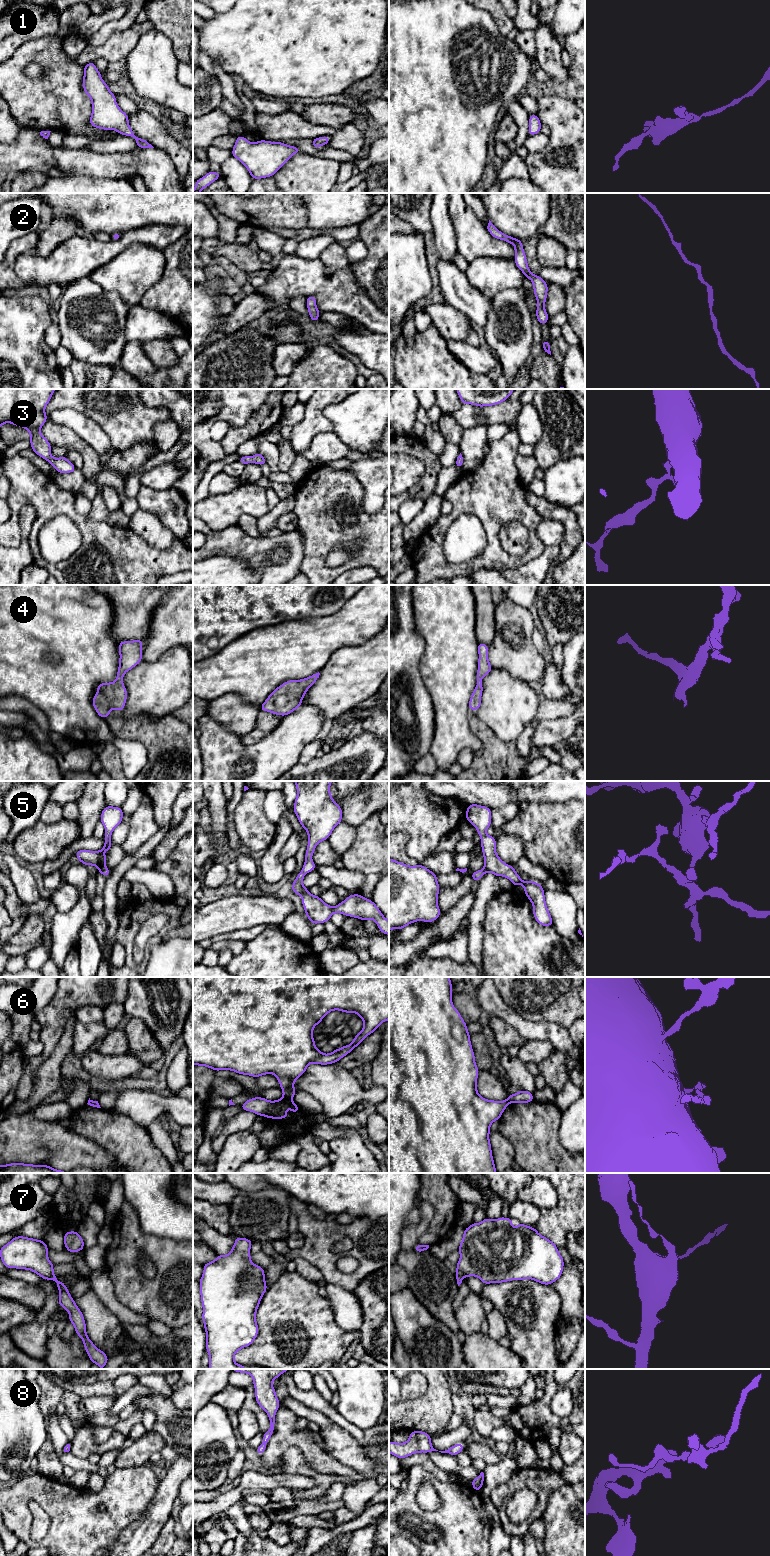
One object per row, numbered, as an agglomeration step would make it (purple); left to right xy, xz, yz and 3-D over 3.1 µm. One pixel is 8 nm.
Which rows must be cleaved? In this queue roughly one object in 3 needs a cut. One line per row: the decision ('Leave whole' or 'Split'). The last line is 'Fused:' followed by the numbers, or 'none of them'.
1: Leave whole
2: Leave whole
3: Leave whole
4: Leave whole
5: Leave whole
6: Split
7: Leave whole
8: Leave whole
Fused: 6

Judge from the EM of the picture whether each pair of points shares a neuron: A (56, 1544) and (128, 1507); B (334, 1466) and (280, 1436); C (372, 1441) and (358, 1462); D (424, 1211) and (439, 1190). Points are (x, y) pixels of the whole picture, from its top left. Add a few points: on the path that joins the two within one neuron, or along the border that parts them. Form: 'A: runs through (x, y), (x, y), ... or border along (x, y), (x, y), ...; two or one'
A: runs through (74, 1536), (81, 1529), (101, 1529), (110, 1522); one
B: runs through (321, 1460), (298, 1437), (293, 1437); one
C: border along (363, 1447), (366, 1454), (378, 1464); two
D: border along (421, 1200), (433, 1209), (433, 1219), (428, 1226); two

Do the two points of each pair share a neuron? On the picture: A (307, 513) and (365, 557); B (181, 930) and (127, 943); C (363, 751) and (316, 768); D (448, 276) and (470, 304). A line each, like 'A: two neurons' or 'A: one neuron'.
A: one neuron
B: two neurons
C: one neuron
D: one neuron

